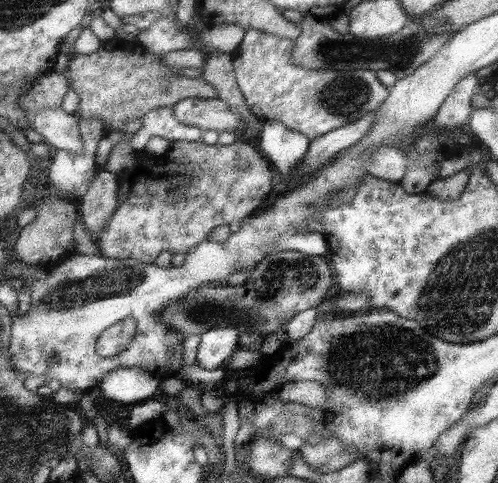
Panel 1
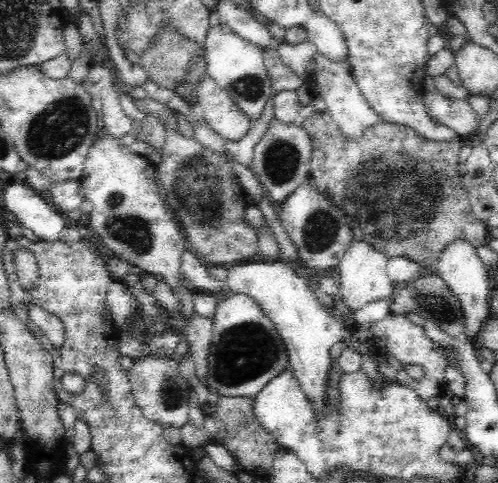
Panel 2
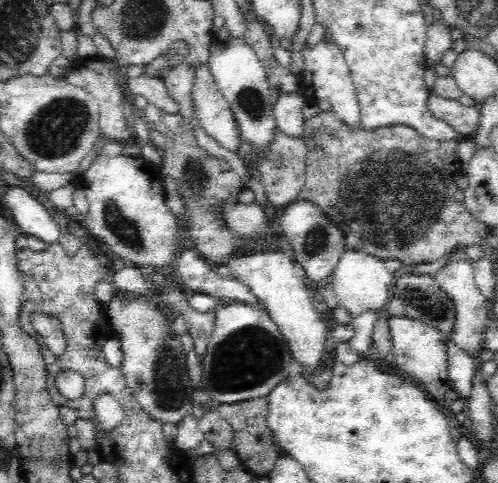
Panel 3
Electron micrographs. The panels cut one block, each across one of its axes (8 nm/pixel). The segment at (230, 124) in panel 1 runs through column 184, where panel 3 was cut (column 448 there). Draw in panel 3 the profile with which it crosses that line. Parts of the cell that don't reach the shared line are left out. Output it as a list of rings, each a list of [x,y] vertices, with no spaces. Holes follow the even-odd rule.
[[[434,66],[426,68],[424,80],[428,84],[428,108],[434,114],[434,118],[444,120],[446,124],[450,124],[460,136],[464,138],[472,138],[472,134],[478,130],[480,126],[480,118],[482,118],[482,106],[462,106],[460,100],[446,100],[436,96],[434,86],[436,86],[436,70]]]

